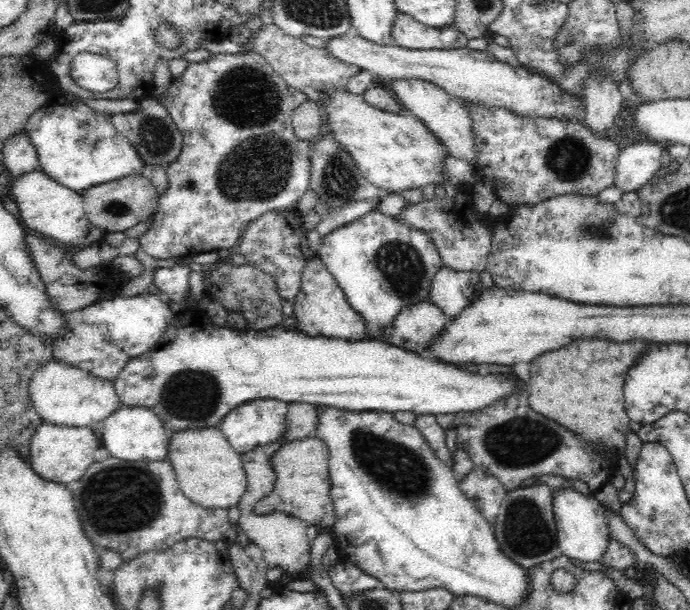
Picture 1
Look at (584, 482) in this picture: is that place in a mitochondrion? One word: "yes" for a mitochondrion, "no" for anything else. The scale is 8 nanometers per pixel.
no

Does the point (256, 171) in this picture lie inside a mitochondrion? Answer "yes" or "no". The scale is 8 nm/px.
yes

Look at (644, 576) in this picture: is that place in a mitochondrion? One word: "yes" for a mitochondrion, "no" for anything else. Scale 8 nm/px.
no

